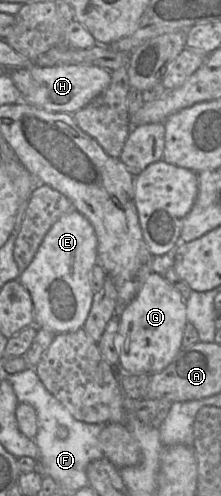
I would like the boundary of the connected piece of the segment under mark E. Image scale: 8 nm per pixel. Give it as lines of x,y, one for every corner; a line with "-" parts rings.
76,209
61,216
44,236
31,263
17,278
31,296
33,325
54,334
83,328
94,296
90,273
97,262
97,237
89,220

